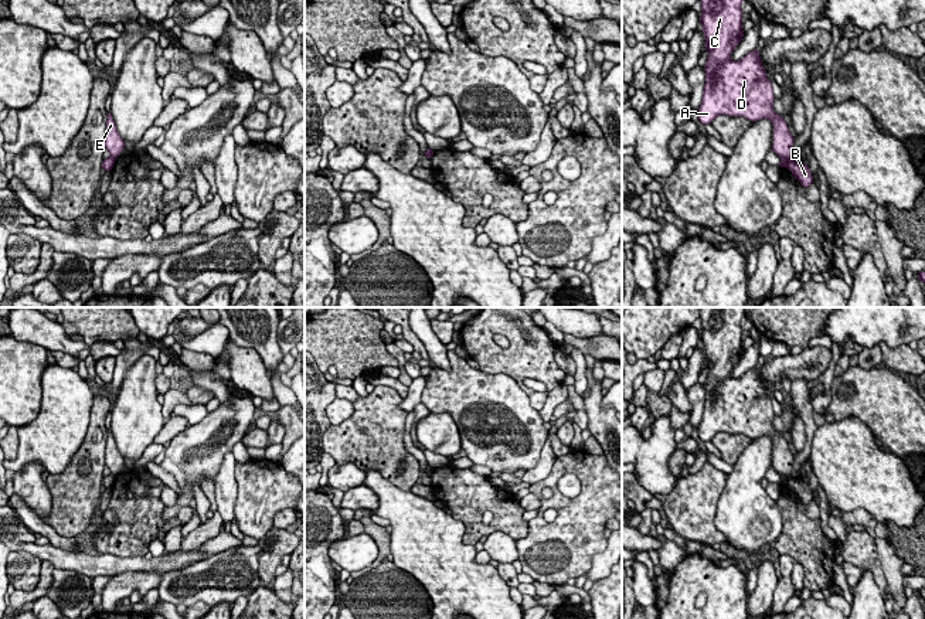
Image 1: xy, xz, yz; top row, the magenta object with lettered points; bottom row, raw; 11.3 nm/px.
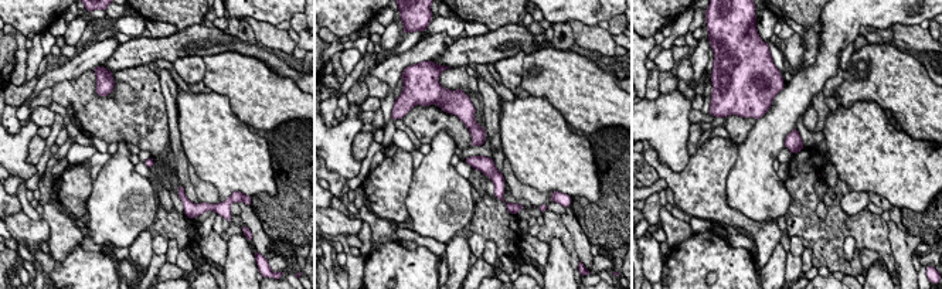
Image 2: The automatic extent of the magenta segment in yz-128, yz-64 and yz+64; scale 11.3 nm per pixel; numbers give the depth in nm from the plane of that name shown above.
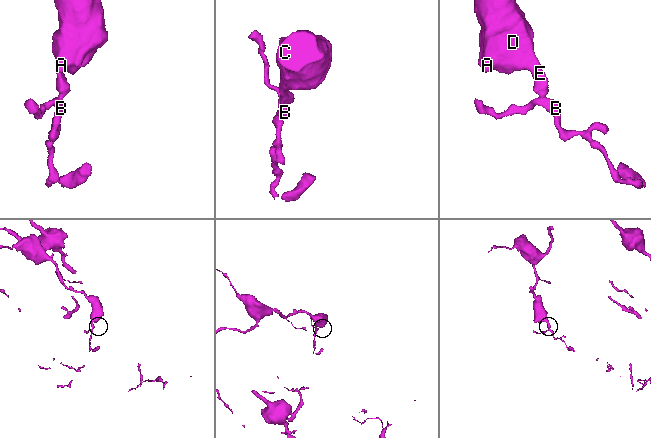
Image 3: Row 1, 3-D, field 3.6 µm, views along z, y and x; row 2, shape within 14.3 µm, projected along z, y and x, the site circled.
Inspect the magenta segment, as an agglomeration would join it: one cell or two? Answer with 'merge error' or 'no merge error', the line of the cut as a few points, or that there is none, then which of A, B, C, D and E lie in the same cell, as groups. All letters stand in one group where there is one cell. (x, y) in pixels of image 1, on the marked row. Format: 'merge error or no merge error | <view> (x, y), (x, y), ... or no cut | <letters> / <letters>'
merge error | yz (781, 156), (789, 159) | A C D E / B

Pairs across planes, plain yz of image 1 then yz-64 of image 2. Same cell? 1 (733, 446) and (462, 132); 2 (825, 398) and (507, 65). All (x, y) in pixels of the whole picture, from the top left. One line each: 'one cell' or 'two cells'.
1: one cell
2: one cell

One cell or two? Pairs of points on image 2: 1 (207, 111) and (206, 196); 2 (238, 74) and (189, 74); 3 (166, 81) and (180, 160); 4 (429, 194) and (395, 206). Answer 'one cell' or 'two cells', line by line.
1: two cells
2: two cells
3: one cell
4: two cells

